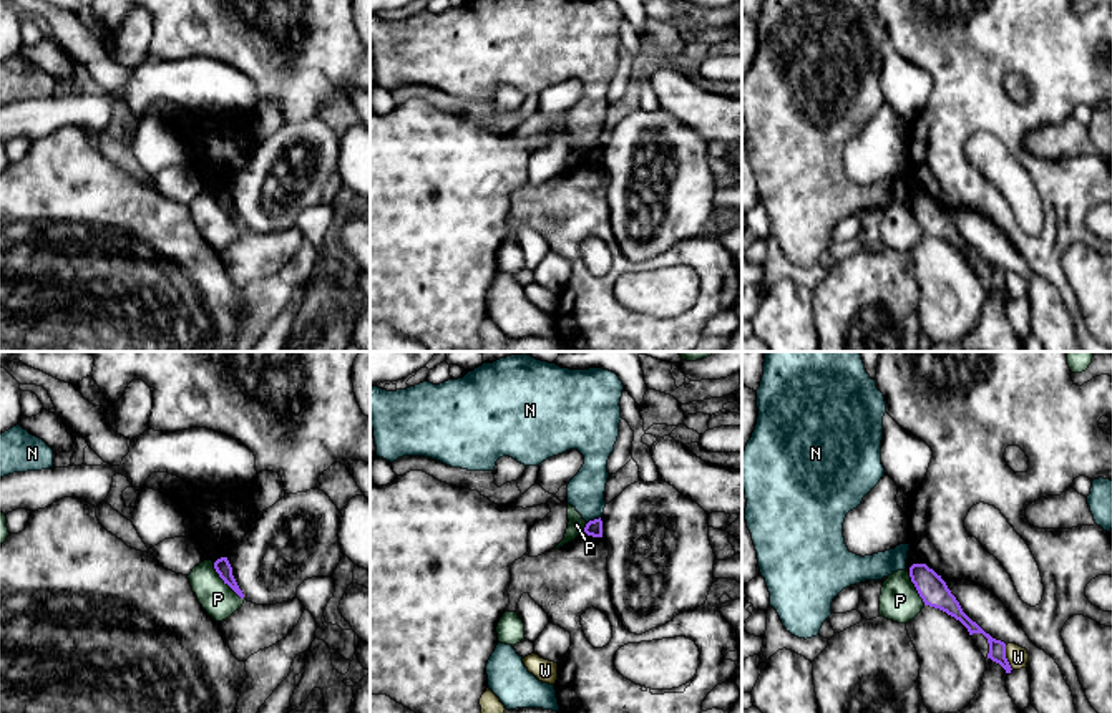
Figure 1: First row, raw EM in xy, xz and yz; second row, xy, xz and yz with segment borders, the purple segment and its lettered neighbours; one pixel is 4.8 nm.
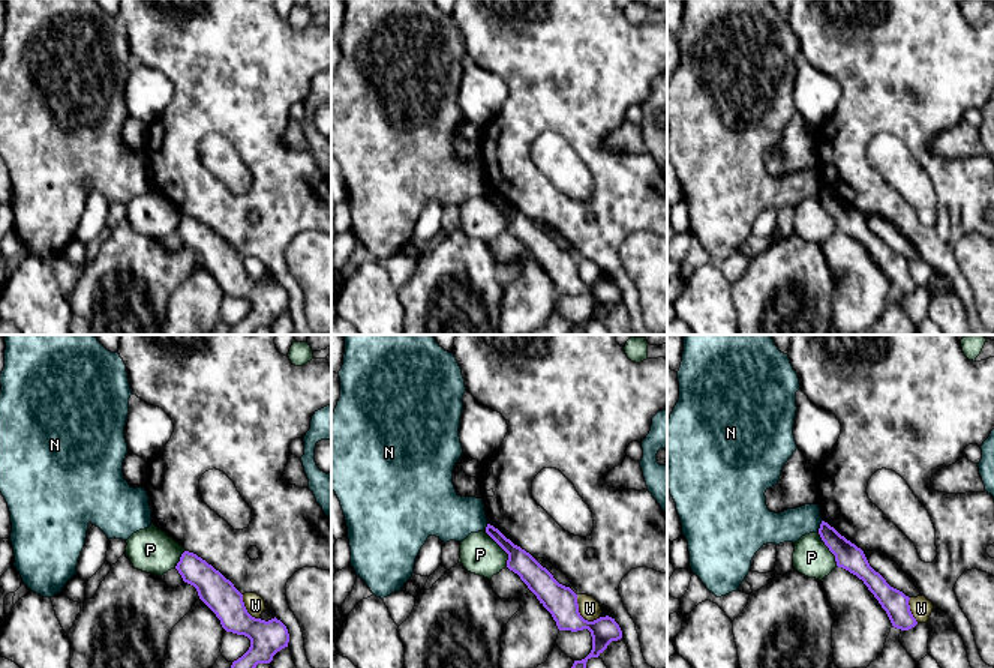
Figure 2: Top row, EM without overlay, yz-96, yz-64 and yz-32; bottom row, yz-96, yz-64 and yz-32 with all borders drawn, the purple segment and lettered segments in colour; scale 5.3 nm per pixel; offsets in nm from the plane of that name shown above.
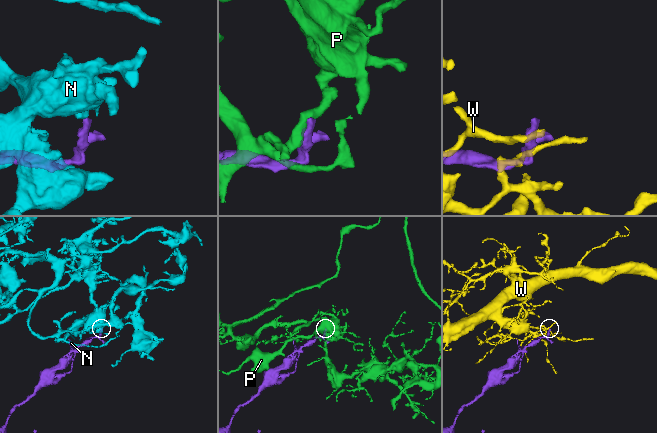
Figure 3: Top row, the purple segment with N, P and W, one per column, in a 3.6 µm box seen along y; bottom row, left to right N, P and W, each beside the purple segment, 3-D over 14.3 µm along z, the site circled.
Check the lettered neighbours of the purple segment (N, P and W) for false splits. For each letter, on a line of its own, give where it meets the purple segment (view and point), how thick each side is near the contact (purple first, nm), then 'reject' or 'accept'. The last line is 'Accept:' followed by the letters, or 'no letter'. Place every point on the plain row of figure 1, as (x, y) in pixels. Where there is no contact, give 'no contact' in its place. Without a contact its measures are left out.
N: xz (595, 148) | 80/180 nm | reject
P: xy (224, 209) | 80/170 nm | reject
W: yz (1004, 286) | 80/110 nm | reject
Accept: no letter

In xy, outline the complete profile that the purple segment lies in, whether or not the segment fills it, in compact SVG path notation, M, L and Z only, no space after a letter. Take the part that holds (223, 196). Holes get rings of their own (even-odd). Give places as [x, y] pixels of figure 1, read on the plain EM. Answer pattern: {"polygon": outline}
{"polygon": "M221 186L214 191L214 197L219 202L219 206L227 212L241 227L244 227L242 219L239 217L234 204L232 204L232 196L227 189L227 186Z"}

